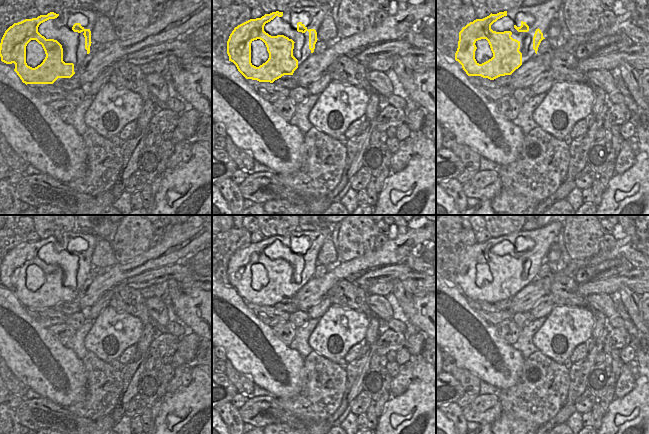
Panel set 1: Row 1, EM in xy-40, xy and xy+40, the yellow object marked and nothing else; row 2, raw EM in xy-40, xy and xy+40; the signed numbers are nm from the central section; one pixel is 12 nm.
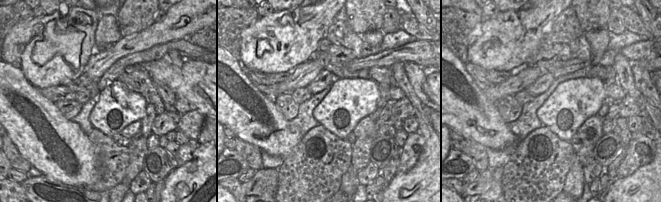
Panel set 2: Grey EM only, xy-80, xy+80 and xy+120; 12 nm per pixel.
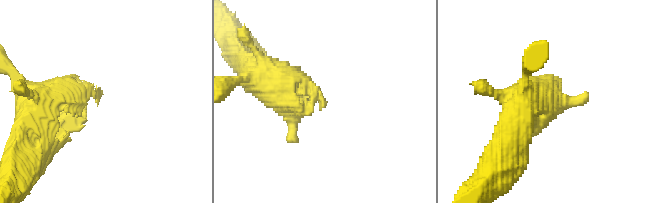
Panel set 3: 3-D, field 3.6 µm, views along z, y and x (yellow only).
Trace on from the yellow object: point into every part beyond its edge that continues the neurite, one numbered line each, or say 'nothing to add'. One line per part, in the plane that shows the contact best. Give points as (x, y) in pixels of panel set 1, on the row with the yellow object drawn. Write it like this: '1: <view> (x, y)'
1: xy-40 (73, 43)

